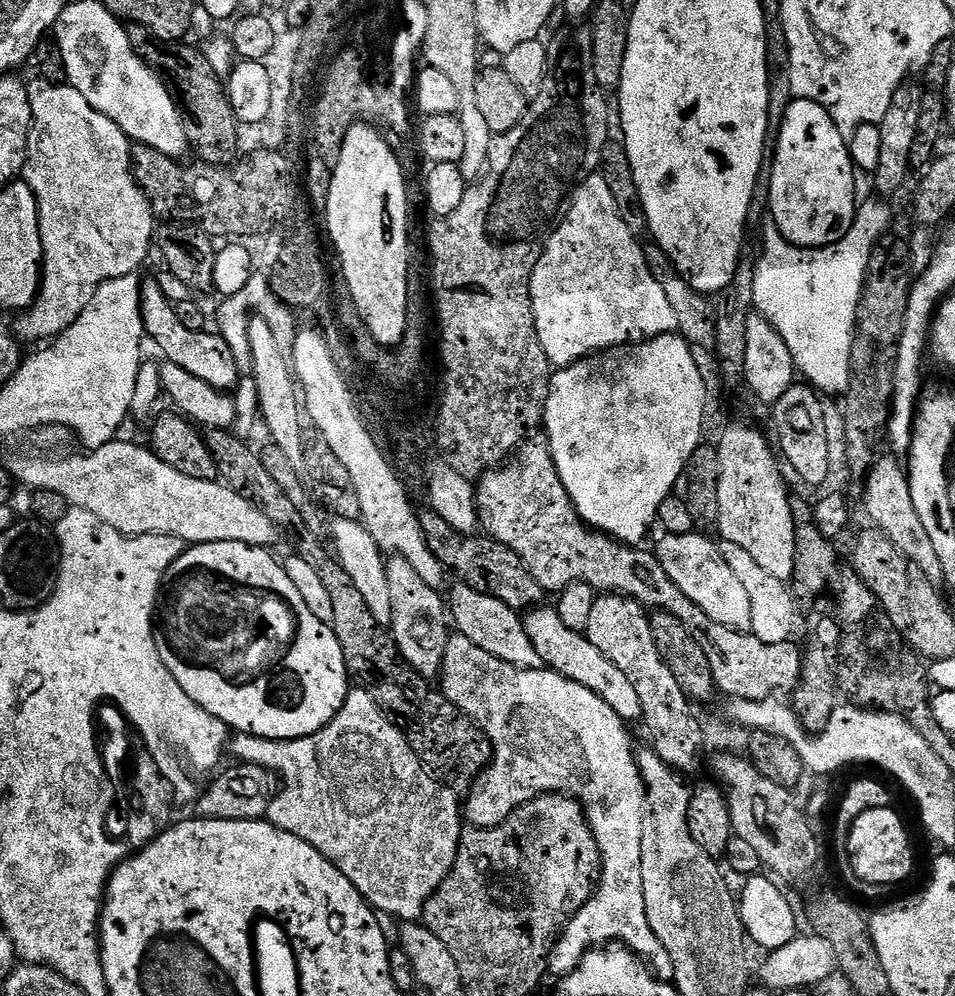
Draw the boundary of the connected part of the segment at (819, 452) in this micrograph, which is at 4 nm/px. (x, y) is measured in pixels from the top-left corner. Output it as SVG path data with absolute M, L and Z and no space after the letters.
M793 382L790 390L770 408L779 455L786 464L788 459L789 466L808 484L820 484L828 476L828 420L824 417L823 402L815 388L804 382Z

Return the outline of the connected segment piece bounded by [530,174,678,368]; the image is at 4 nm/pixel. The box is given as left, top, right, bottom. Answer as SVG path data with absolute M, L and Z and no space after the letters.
M599 174L587 176L576 189L563 220L545 244L542 258L538 258L538 266L534 266L530 294L538 342L542 342L546 358L556 368L567 368L585 356L621 344L641 344L656 336L673 335L678 326L678 317L662 286L654 282L650 266L646 266L641 241L622 222L614 194Z

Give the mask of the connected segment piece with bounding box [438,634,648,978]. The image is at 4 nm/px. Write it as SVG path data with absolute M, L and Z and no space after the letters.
M459 634L449 635L448 645L446 646L446 654L444 661L440 667L440 675L438 677L439 687L444 693L444 697L450 702L454 702L462 709L466 715L472 717L479 724L480 729L487 734L492 743L492 763L488 769L476 779L471 788L466 793L466 799L462 804L462 812L466 817L467 823L474 828L492 828L495 824L501 824L506 817L514 810L518 810L518 806L522 806L527 800L533 800L536 796L542 796L545 792L554 792L572 797L577 803L584 808L584 817L588 820L588 826L592 831L594 838L598 844L600 851L600 883L596 885L596 890L592 897L583 904L576 912L571 920L565 923L548 959L548 972L553 977L559 978L567 976L580 964L580 960L589 950L597 946L607 946L613 942L623 941L623 936L631 934L635 928L641 930L647 929L646 922L646 902L642 898L642 818L644 817L644 781L640 777L640 767L636 764L634 755L634 747L632 748L632 736L628 733L629 725L618 714L614 714L614 710L610 710L610 706L606 706L606 702L602 702L602 698L598 698L598 694L594 694L594 690L586 690L586 686L578 686L578 682L574 682L570 678L566 678L562 674L553 672L551 668L519 668L518 666L510 666L506 662L502 662L502 658L494 658L494 654L486 654L486 650L482 650L482 646L474 646L474 642L470 642L470 638Z

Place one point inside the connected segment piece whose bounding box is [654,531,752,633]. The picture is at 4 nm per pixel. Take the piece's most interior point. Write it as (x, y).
(695, 564)

